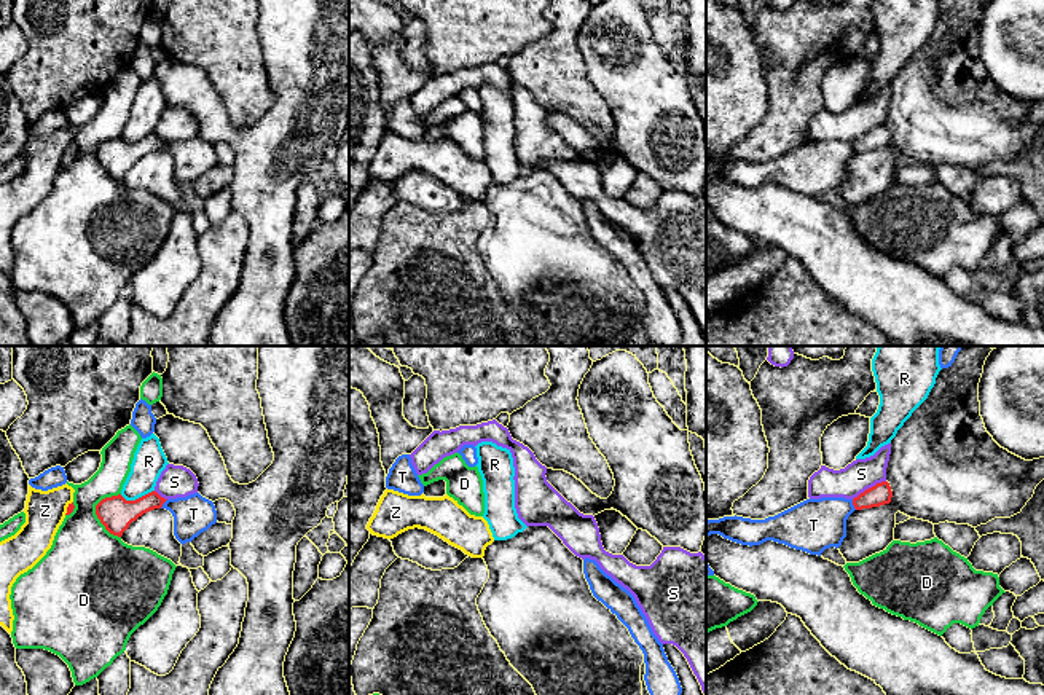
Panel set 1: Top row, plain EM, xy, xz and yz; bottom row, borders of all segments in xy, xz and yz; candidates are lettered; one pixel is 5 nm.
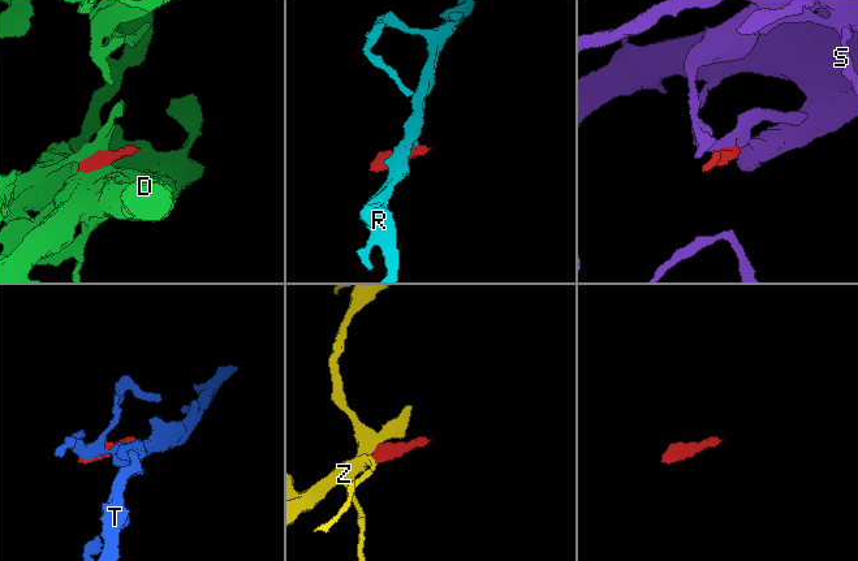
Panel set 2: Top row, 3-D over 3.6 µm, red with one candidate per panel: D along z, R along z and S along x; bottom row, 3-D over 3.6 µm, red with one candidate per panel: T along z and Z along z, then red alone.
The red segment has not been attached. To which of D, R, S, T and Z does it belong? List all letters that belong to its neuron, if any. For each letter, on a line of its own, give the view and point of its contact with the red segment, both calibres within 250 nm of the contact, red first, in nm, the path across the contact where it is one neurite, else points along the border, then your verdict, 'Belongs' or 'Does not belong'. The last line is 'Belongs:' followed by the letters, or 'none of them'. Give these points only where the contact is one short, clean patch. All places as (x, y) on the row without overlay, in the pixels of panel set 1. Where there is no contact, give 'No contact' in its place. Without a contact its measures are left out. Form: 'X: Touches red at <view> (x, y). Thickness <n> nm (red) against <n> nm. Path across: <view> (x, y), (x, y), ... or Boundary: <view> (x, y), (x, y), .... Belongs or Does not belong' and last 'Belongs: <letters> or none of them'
D: Touches red at xy (96, 157). Thickness 170 nm (red) against 380 nm. Does not belong
R: Touches red at xy (136, 142). Thickness 170 nm (red) against 160 nm. Boundary: xy (153, 133), (134, 142), (125, 142), (120, 137). Does not belong
S: Touches red at yz (869, 131). Thickness 110 nm (red) against 160 nm. Path across: yz (879, 137), (869, 131), (861, 117). Belongs
T: Touches red at yz (853, 147). Thickness 110 nm (red) against 260 nm. Does not belong
Z: Touches red at xy (67, 150). Thickness 40 nm (red) against 200 nm. Boundary: xy (72, 144), (64, 157). Does not belong
Belongs: S

